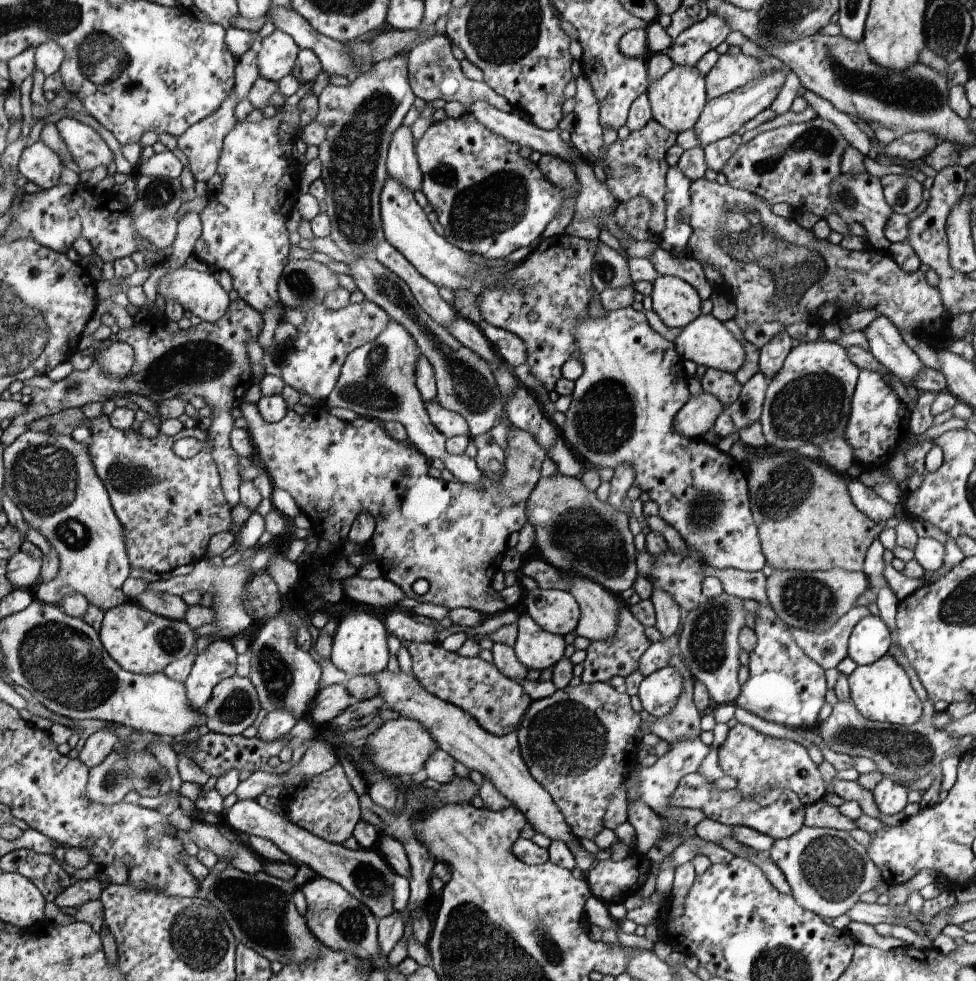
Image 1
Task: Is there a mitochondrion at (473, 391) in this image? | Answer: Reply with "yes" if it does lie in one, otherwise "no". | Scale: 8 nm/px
yes

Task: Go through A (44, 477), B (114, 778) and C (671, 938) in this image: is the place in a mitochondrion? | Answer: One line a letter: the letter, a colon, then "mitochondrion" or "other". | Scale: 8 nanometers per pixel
A: mitochondrion
B: mitochondrion
C: other

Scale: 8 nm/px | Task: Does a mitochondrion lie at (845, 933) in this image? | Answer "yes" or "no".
no

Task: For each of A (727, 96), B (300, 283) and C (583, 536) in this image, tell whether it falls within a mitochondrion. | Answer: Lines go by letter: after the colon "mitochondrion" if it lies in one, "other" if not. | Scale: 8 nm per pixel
A: other
B: mitochondrion
C: mitochondrion

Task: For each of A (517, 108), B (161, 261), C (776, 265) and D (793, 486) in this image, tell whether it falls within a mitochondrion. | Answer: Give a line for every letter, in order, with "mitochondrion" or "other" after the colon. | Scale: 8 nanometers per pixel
A: other
B: other
C: mitochondrion
D: mitochondrion

